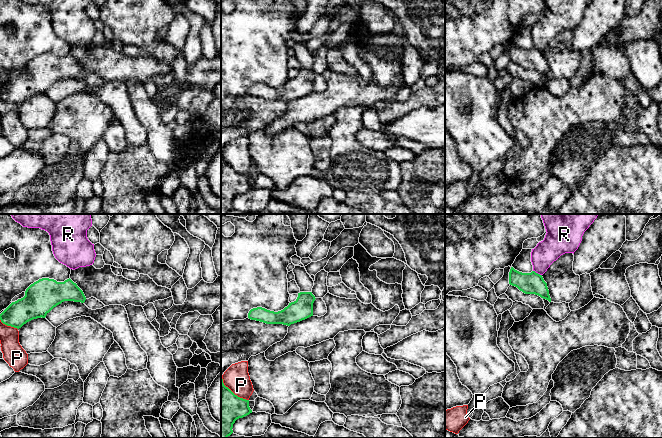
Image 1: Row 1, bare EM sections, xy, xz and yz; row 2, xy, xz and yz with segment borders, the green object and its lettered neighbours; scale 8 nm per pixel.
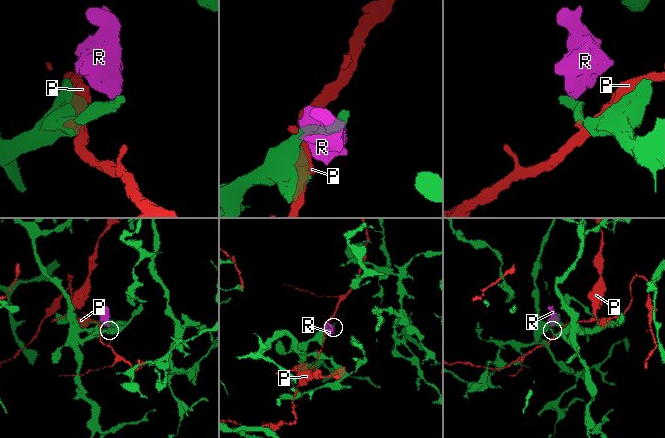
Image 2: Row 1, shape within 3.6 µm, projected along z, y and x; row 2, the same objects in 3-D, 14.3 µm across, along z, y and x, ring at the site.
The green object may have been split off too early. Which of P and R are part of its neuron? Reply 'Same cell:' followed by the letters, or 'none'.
Same cell: none

